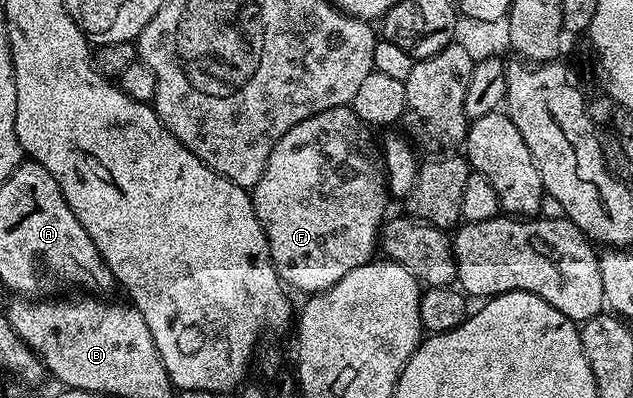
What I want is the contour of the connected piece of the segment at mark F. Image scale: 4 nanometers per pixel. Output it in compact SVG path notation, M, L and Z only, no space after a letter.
M348 106L343 108L331 108L322 114L308 116L302 122L298 122L298 126L294 126L290 130L286 130L286 134L282 134L278 146L274 146L274 150L266 162L266 170L262 170L262 178L258 178L258 182L250 190L254 214L258 216L258 222L262 226L262 230L268 239L272 264L276 267L276 273L280 275L281 281L283 281L289 289L297 288L298 291L304 292L303 294L325 292L327 288L332 288L338 282L342 282L342 278L346 278L346 274L350 274L350 270L369 263L369 261L377 255L382 225L386 220L384 207L387 206L388 200L390 201L390 193L384 179L382 152L378 147L377 141L376 144L372 141L371 134L373 135L369 125L363 124L361 120L354 115L351 107Z

